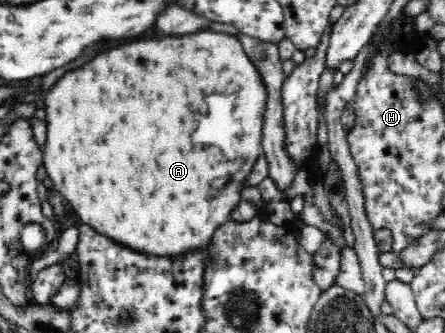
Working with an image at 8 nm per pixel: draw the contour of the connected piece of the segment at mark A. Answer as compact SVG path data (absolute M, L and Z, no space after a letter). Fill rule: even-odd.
M203 30L193 32L193 34L163 34L163 36L159 36L159 34L147 36L145 34L145 36L139 36L139 38L131 38L131 40L113 44L113 46L105 48L103 52L99 52L95 58L91 58L87 64L65 72L51 86L51 90L47 90L47 94L40 96L44 102L43 108L46 112L44 121L47 127L46 146L43 150L43 166L45 166L46 174L49 174L49 178L51 178L54 188L70 204L70 211L75 210L83 223L90 224L91 227L102 232L103 235L137 251L151 253L151 255L178 255L179 253L191 251L197 247L202 247L211 240L214 230L220 224L230 220L229 213L241 201L240 194L243 189L243 182L261 154L261 127L265 100L267 100L265 89L259 71L247 56L240 40L230 34L215 34L213 30ZM215 88L237 88L237 102L239 102L239 88L241 88L241 94L243 94L241 98L243 98L243 108L245 108L245 126L242 126L243 136L235 136L234 138L234 148L237 148L235 160L229 160L223 154L221 148L195 144L193 138L191 138L191 134L197 128L195 114L207 110L205 96L211 94Z

